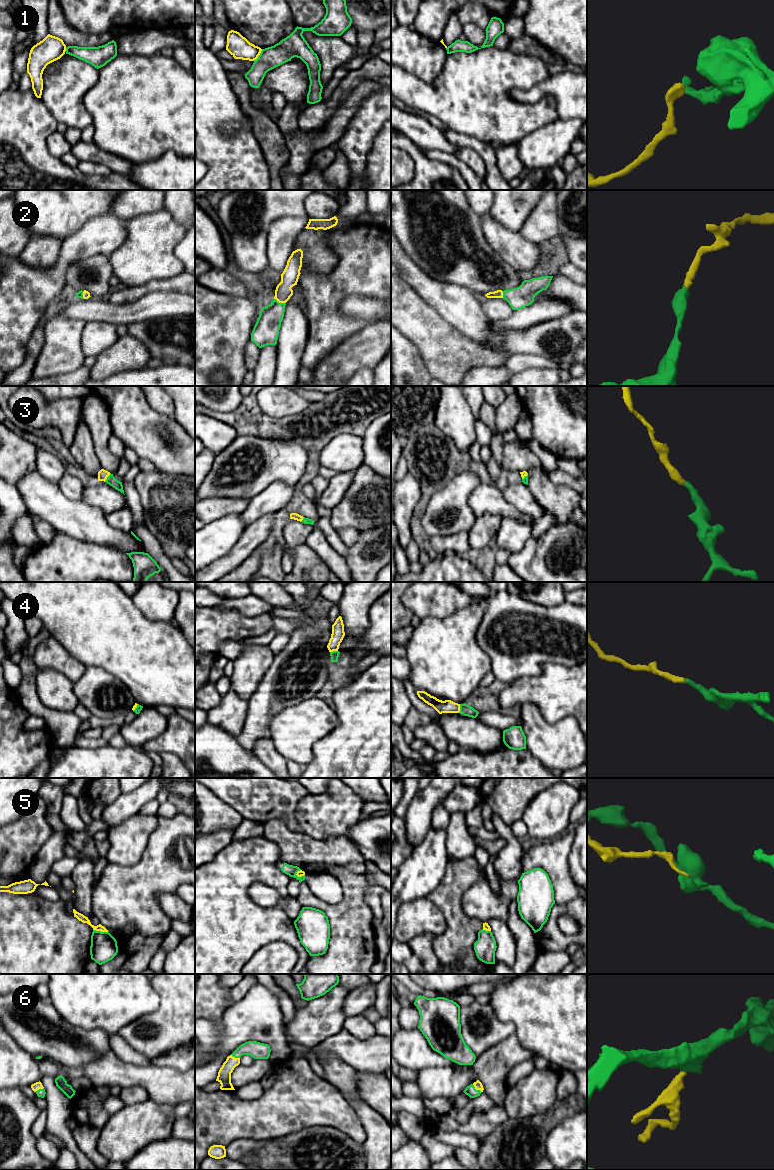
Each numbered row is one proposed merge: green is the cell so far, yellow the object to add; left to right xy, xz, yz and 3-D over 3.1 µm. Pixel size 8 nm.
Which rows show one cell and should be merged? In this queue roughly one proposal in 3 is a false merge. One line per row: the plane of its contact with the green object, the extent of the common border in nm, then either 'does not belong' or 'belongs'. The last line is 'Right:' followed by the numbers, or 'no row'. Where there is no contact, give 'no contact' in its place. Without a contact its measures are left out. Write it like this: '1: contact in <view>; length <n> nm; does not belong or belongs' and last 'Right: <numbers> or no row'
1: contact in xz; length 120 nm; does not belong
2: contact in xz; length 100 nm; belongs
3: contact in xy; length 90 nm; belongs
4: contact in yz; length 70 nm; belongs
5: contact in xy; length 130 nm; belongs
6: contact in yz; length 100 nm; belongs
Right: 2, 3, 4, 5, 6

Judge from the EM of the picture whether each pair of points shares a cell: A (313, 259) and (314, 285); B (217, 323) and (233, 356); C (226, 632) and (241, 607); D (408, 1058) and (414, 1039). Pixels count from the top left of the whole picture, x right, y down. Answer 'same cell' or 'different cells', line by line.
A: different cells
B: same cell
C: different cells
D: same cell

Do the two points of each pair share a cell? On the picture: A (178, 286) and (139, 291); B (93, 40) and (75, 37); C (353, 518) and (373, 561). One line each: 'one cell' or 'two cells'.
A: one cell
B: one cell
C: two cells

